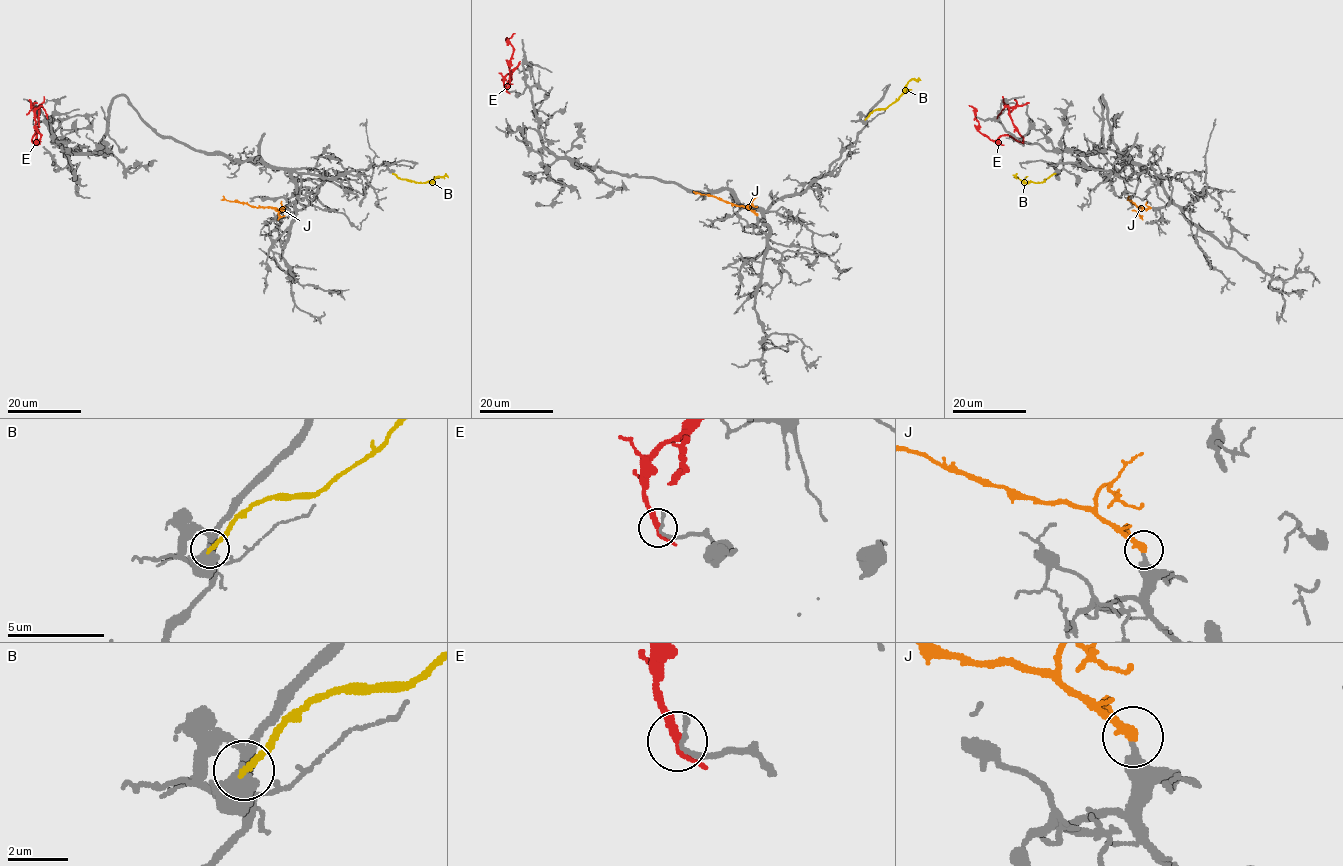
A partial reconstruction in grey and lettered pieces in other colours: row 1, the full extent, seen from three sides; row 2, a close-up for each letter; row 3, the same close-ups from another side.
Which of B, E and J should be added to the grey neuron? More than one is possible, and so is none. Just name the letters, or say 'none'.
J

